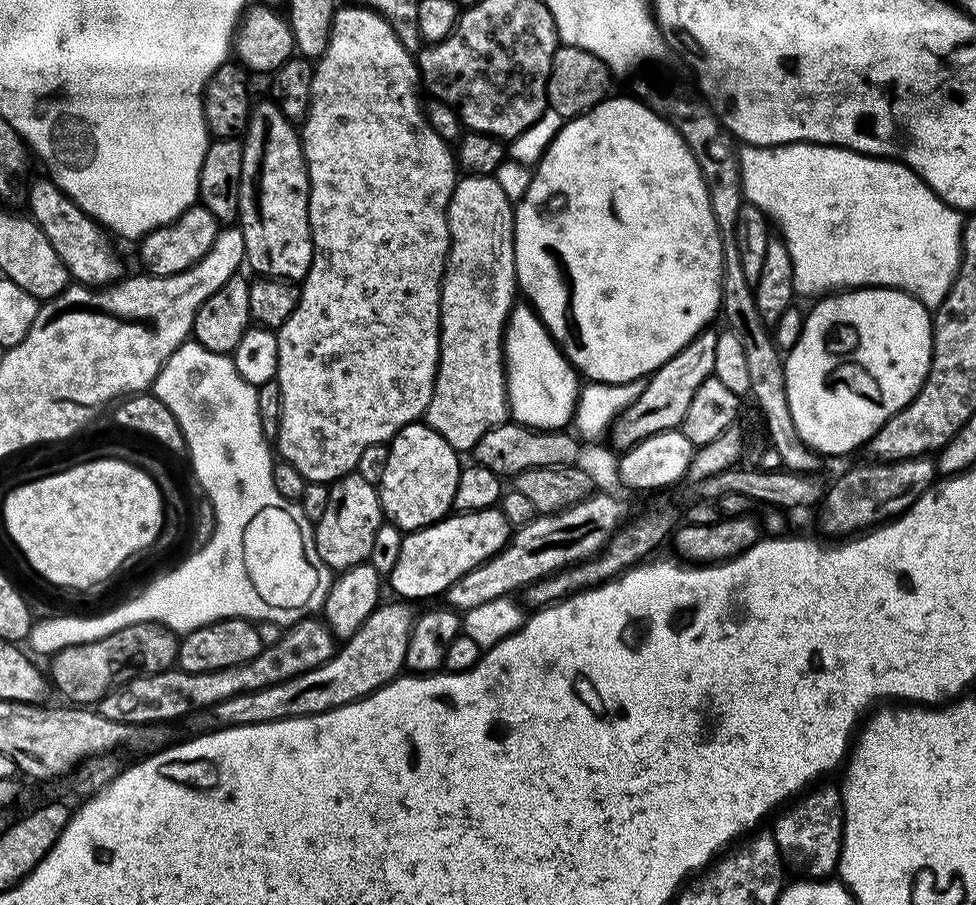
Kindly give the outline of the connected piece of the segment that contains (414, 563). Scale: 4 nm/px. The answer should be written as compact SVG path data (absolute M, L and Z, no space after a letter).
M499 507L449 514L429 528L407 533L401 542L401 553L390 575L397 597L405 601L424 600L427 596L439 597L462 574L474 570L490 557L497 556L510 539L510 525Z

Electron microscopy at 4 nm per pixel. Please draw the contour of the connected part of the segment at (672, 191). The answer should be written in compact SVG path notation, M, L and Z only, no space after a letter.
M620 96L617 100L613 98L605 98L600 103L593 106L589 112L584 112L580 116L573 116L567 122L564 122L560 128L560 132L548 144L544 155L535 165L536 173L532 176L532 181L528 184L528 189L524 192L520 204L515 205L514 215L516 218L516 228L514 230L514 262L516 263L516 283L519 291L522 293L523 299L532 305L532 309L540 315L540 321L546 326L549 334L556 339L556 343L564 349L564 357L572 363L573 368L585 381L595 382L598 384L621 384L622 382L630 382L631 380L644 380L652 375L667 362L670 358L674 358L681 350L683 350L689 342L691 342L698 333L705 331L706 326L712 319L717 319L720 312L720 287L722 286L722 274L724 273L724 251L722 250L722 242L720 241L720 231L714 222L714 214L710 210L710 198L708 197L708 187L702 178L702 174L698 170L698 162L694 158L692 151L686 146L686 142L682 138L680 131L674 127L671 122L665 120L660 113L653 108L648 107L643 99L627 100L626 97Z

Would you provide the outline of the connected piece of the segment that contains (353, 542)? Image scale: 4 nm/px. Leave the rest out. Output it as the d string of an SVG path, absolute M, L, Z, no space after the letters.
M349 474L333 480L328 492L329 501L322 518L314 524L316 549L322 562L333 570L353 568L365 563L371 554L375 534L382 523L380 494L375 483L372 484L361 474Z

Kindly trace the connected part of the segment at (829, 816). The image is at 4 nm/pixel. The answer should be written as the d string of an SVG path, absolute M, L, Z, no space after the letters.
M815 788L793 799L775 817L776 825L770 828L780 857L784 859L785 869L789 873L797 872L795 875L805 880L823 880L839 869L844 837L844 798L841 789Z

